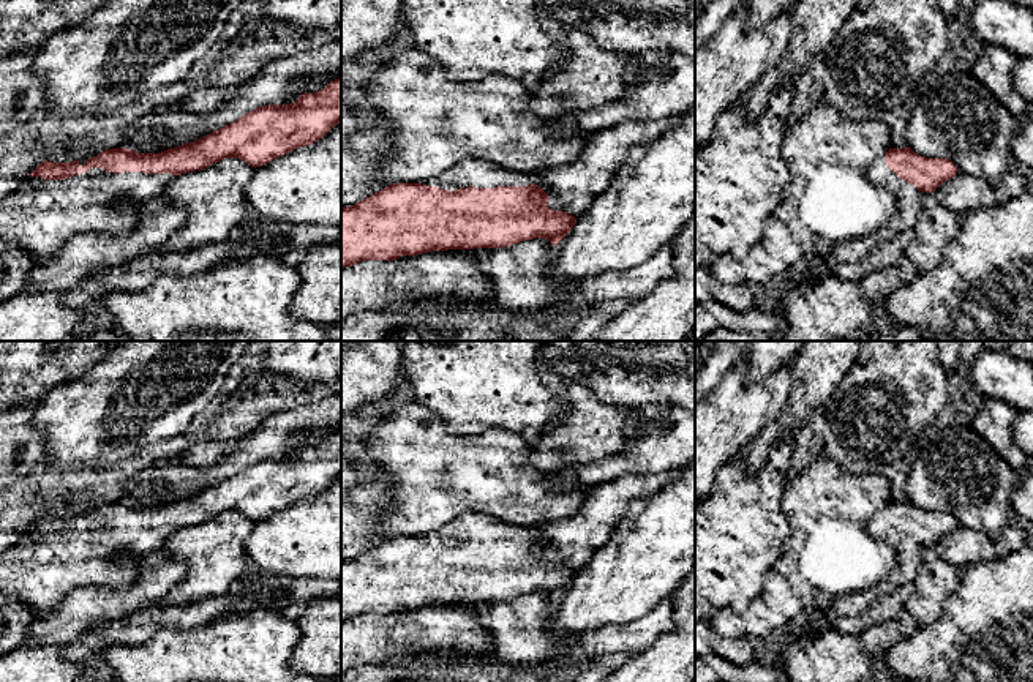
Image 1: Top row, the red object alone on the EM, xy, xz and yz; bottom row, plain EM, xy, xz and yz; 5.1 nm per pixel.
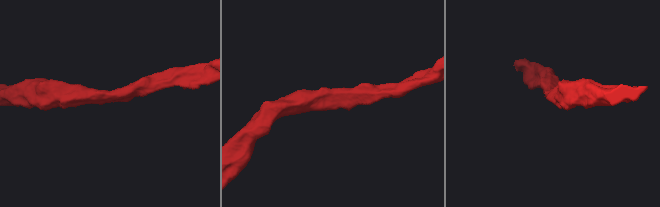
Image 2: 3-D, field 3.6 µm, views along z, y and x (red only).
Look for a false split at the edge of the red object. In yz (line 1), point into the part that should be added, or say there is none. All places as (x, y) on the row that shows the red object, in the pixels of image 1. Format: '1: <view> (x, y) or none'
1: yz (907, 196)

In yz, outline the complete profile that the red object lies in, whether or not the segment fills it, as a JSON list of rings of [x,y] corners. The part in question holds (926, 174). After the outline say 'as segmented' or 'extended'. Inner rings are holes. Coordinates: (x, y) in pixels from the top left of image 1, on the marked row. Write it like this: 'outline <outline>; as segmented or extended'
outline [[[910,147],[889,148],[885,158],[878,158],[867,169],[872,183],[885,188],[896,199],[896,210],[891,221],[878,232],[864,237],[843,240],[821,257],[807,257],[799,268],[804,279],[815,281],[829,273],[837,264],[858,262],[878,246],[905,229],[913,229],[921,213],[919,197],[922,193],[933,193],[943,182],[959,172],[957,166],[946,158],[926,158]]]; extended

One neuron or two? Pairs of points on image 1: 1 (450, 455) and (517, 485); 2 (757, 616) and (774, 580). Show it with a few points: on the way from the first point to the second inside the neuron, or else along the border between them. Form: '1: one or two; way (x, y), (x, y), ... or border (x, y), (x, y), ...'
1: one; way (466, 471), (493, 477), (501, 483)
2: one; way (766, 607), (774, 599), (774, 589)

